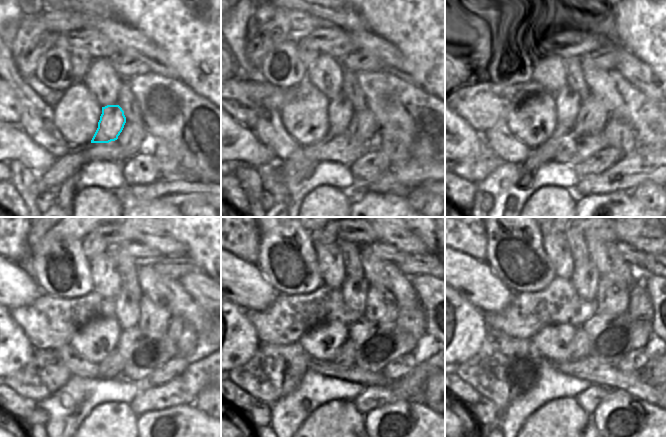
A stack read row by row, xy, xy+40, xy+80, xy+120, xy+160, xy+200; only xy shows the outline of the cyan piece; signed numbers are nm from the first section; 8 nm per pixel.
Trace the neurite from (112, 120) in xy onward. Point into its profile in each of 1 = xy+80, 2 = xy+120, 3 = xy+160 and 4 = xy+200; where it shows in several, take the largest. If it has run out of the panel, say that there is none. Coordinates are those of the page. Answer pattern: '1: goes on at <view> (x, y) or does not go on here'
1: goes on at xy+80 (567, 102)
2: goes on at xy+120 (128, 300)
3: goes on at xy+160 (355, 291)
4: goes on at xy+200 (585, 275)

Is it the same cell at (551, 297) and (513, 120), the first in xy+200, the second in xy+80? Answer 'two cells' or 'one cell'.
two cells

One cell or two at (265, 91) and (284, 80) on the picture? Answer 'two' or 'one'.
two

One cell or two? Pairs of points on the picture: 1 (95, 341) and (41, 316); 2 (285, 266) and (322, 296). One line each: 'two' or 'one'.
1: two
2: two

